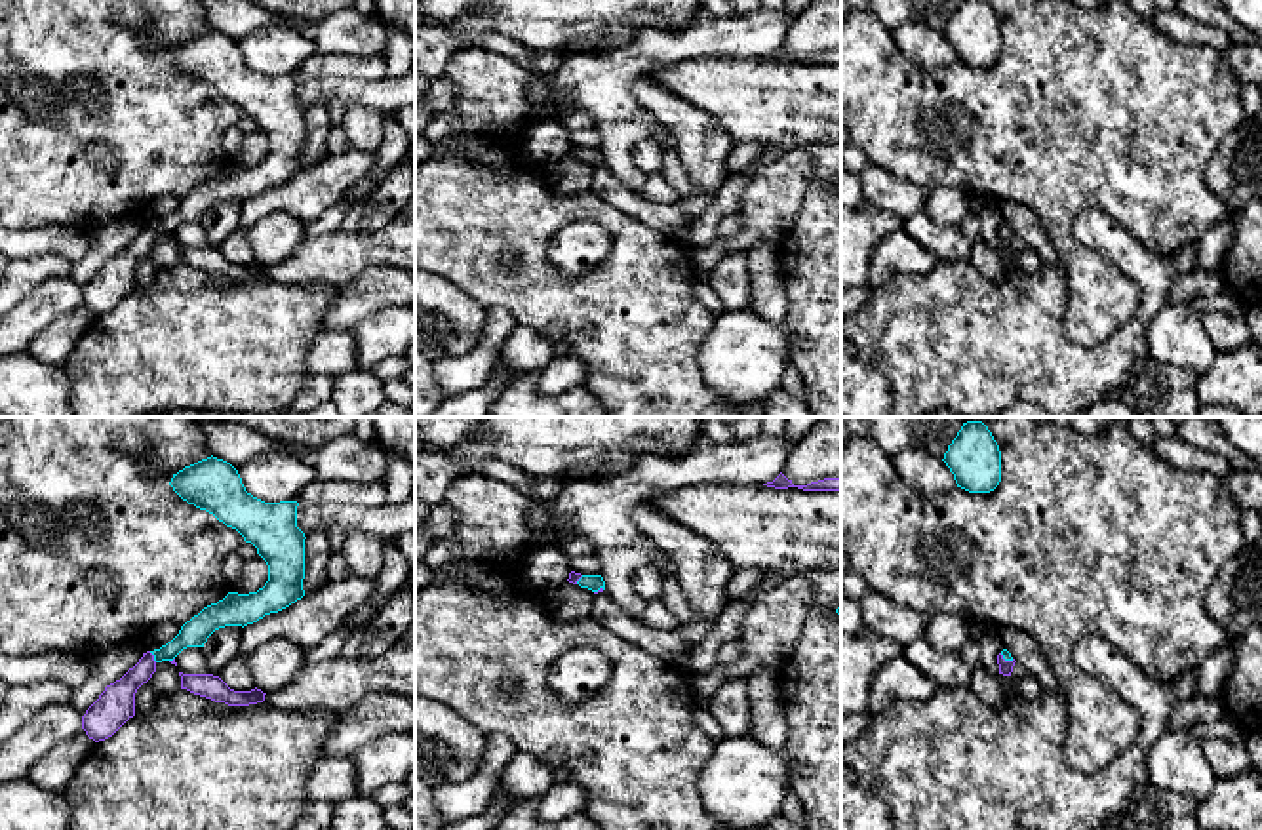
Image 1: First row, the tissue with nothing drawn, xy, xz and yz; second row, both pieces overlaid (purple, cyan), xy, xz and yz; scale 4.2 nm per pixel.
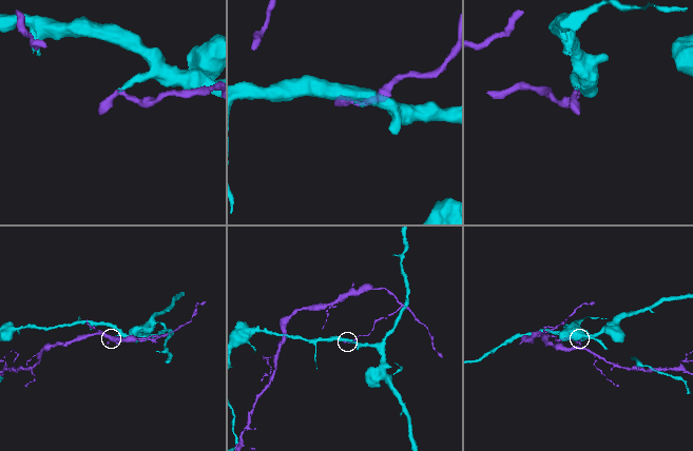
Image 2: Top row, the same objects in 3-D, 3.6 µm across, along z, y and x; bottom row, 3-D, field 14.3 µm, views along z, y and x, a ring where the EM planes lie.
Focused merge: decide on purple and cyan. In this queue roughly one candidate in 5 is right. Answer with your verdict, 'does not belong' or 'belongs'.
does not belong

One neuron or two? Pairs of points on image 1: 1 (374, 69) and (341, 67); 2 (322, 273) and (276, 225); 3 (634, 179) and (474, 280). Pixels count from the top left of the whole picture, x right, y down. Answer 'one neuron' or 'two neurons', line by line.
1: one neuron
2: two neurons
3: two neurons

